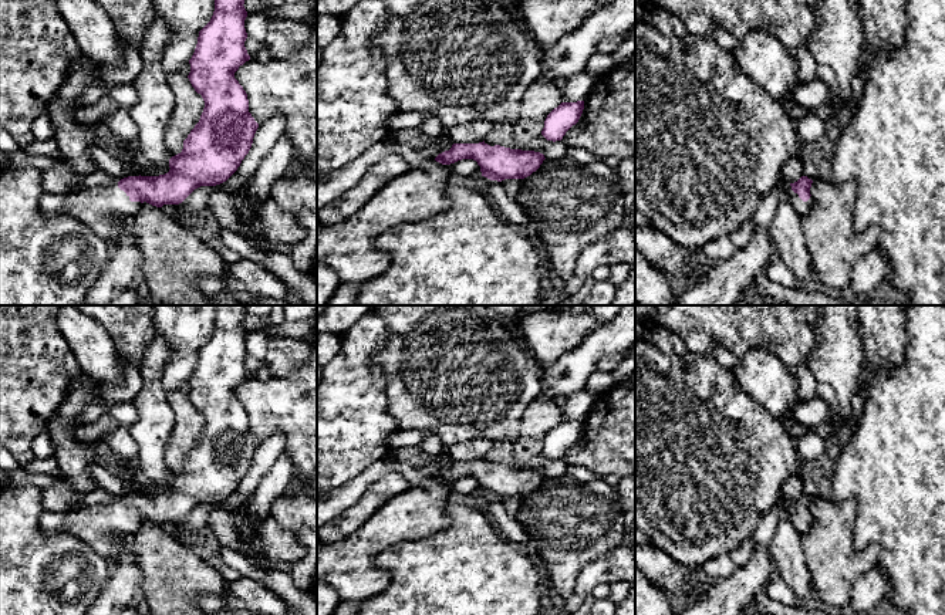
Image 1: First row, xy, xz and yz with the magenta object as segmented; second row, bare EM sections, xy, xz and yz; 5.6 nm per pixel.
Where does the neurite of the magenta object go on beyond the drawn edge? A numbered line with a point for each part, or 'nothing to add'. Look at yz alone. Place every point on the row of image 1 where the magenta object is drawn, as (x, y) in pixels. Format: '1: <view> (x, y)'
1: yz (802, 208)

